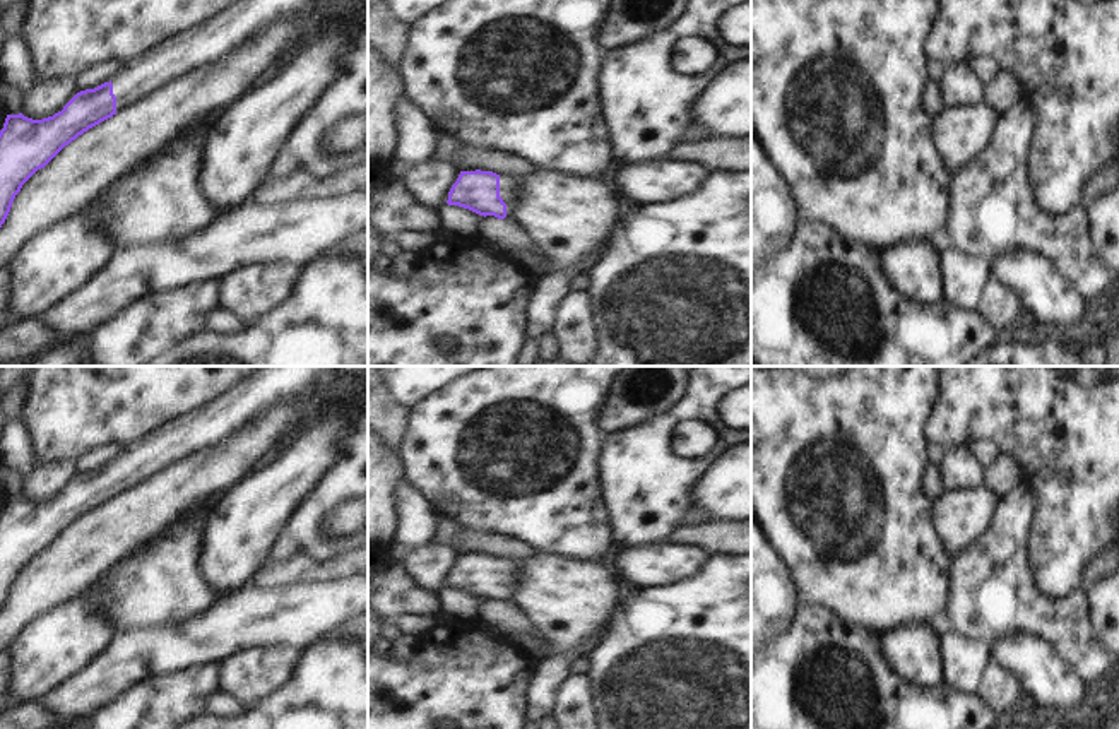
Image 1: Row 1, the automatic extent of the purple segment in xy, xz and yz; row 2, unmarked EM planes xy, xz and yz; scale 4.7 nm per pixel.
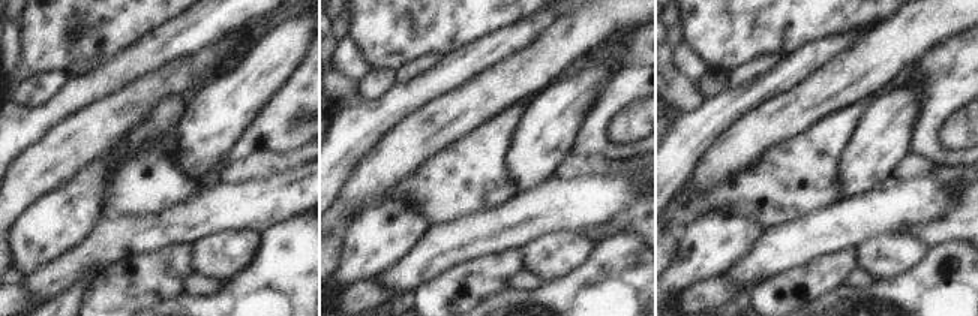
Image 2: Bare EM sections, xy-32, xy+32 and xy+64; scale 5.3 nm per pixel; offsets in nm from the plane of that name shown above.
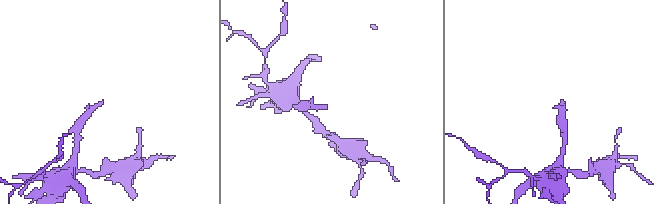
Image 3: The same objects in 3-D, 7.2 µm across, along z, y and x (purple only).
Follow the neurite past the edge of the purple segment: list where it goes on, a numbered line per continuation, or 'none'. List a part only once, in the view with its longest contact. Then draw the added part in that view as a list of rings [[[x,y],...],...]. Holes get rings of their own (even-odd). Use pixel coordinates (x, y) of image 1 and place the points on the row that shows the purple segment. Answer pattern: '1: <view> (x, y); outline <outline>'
1: xz (510, 187); outline [[[500,175],[500,197],[506,204],[506,216],[513,216],[522,204],[525,176]]]

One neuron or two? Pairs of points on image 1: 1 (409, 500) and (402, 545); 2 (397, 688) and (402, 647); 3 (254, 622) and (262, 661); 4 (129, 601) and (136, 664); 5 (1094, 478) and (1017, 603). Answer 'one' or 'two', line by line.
1: one
2: two
3: two
4: two
5: two

